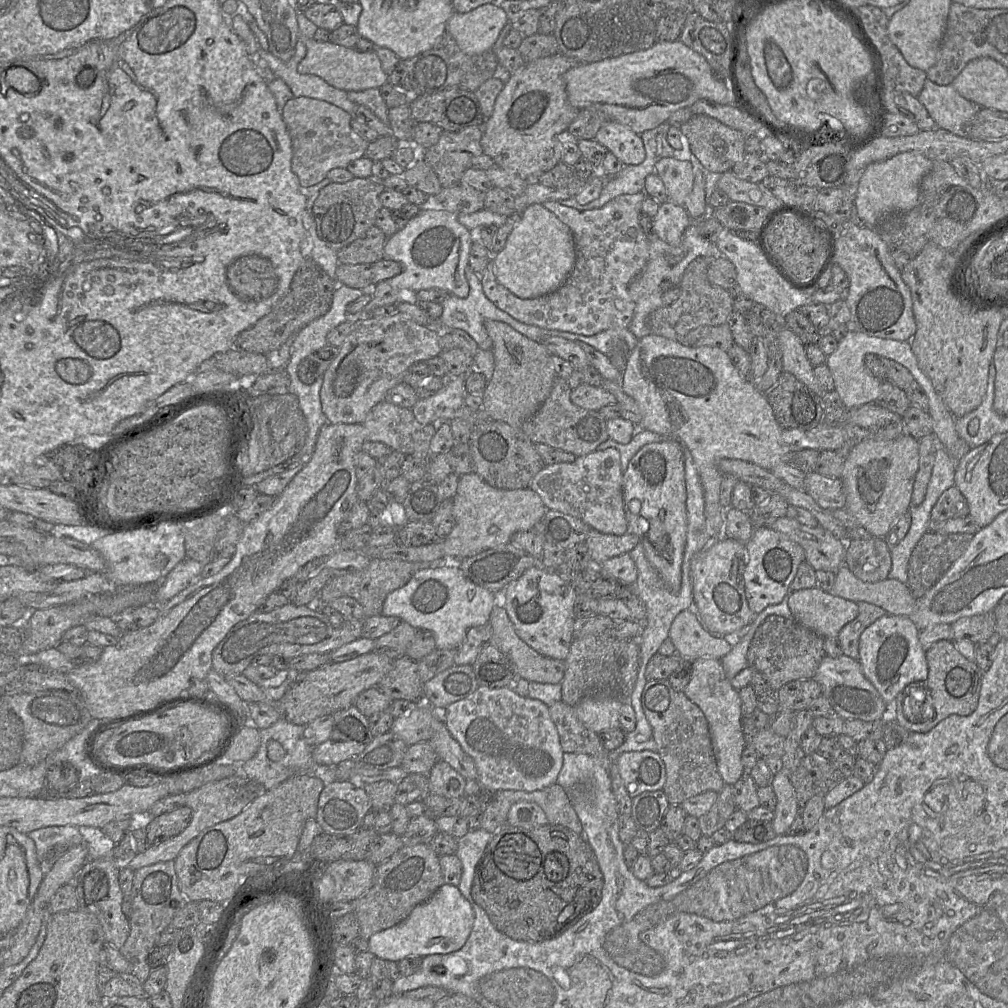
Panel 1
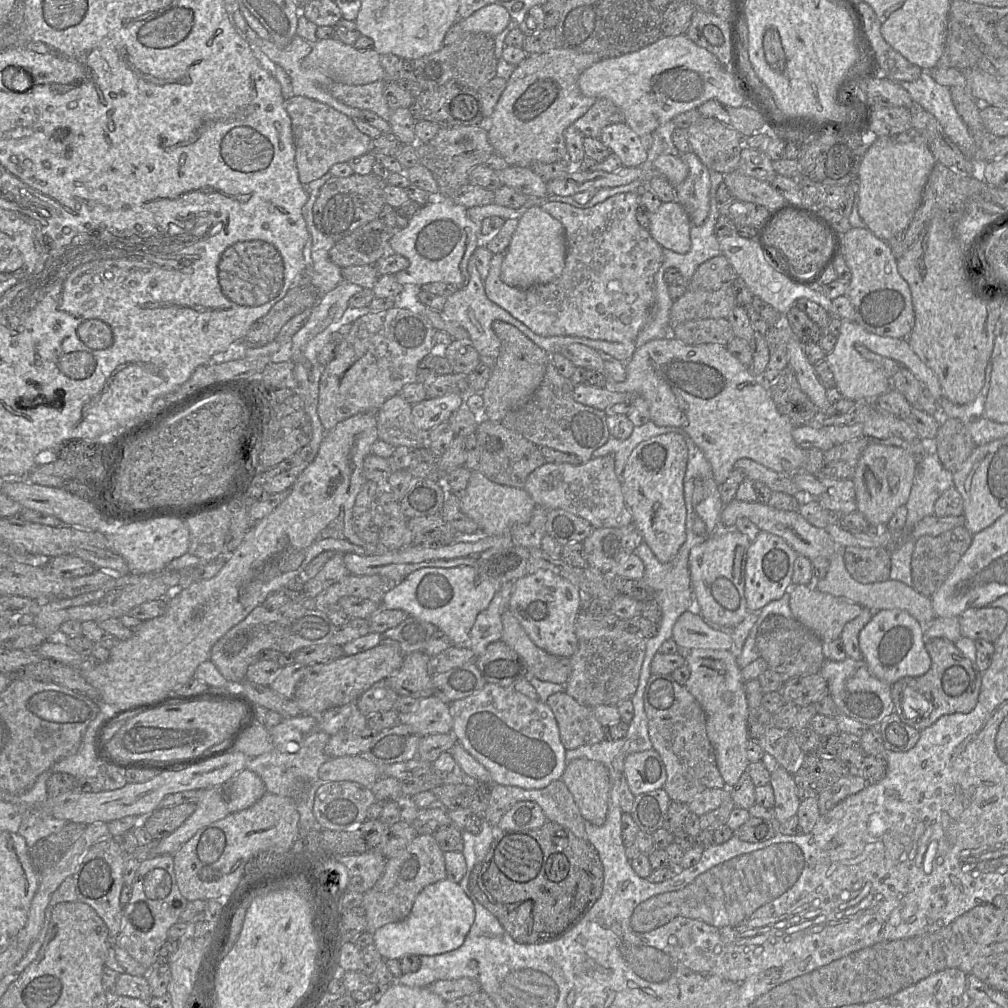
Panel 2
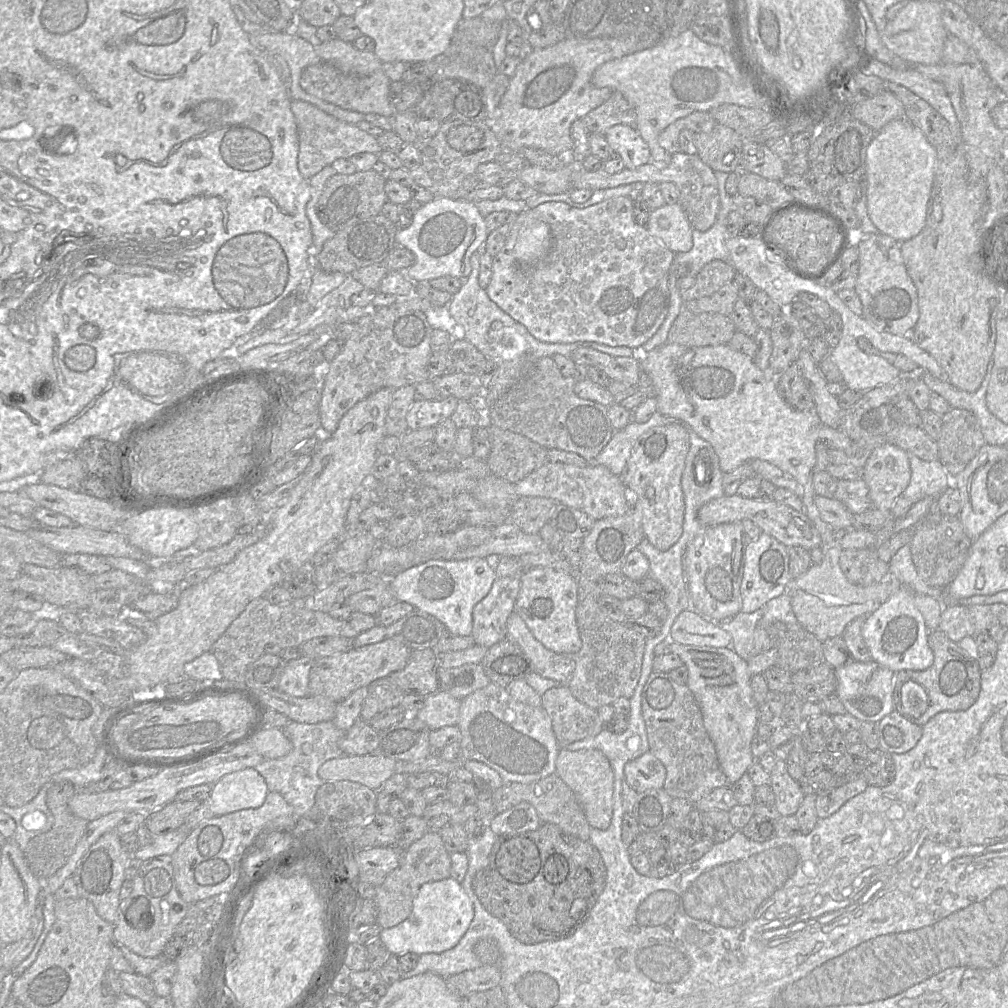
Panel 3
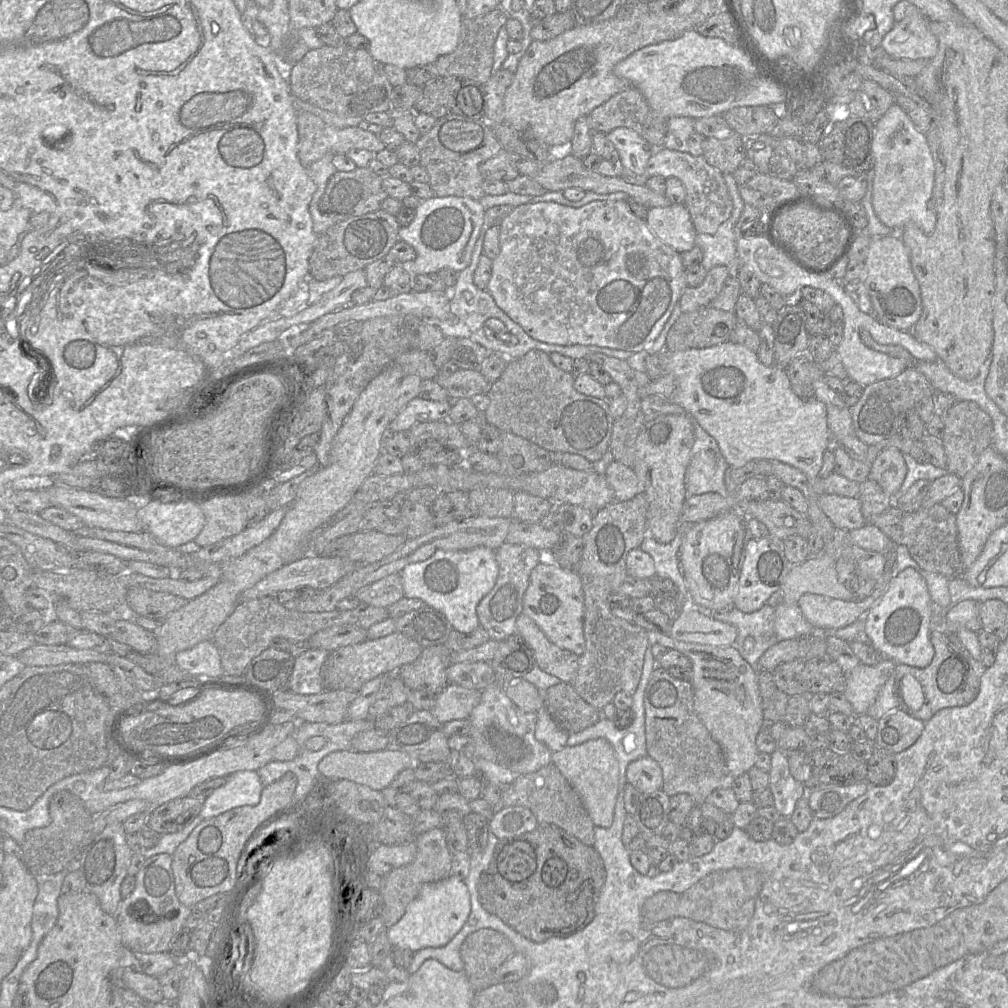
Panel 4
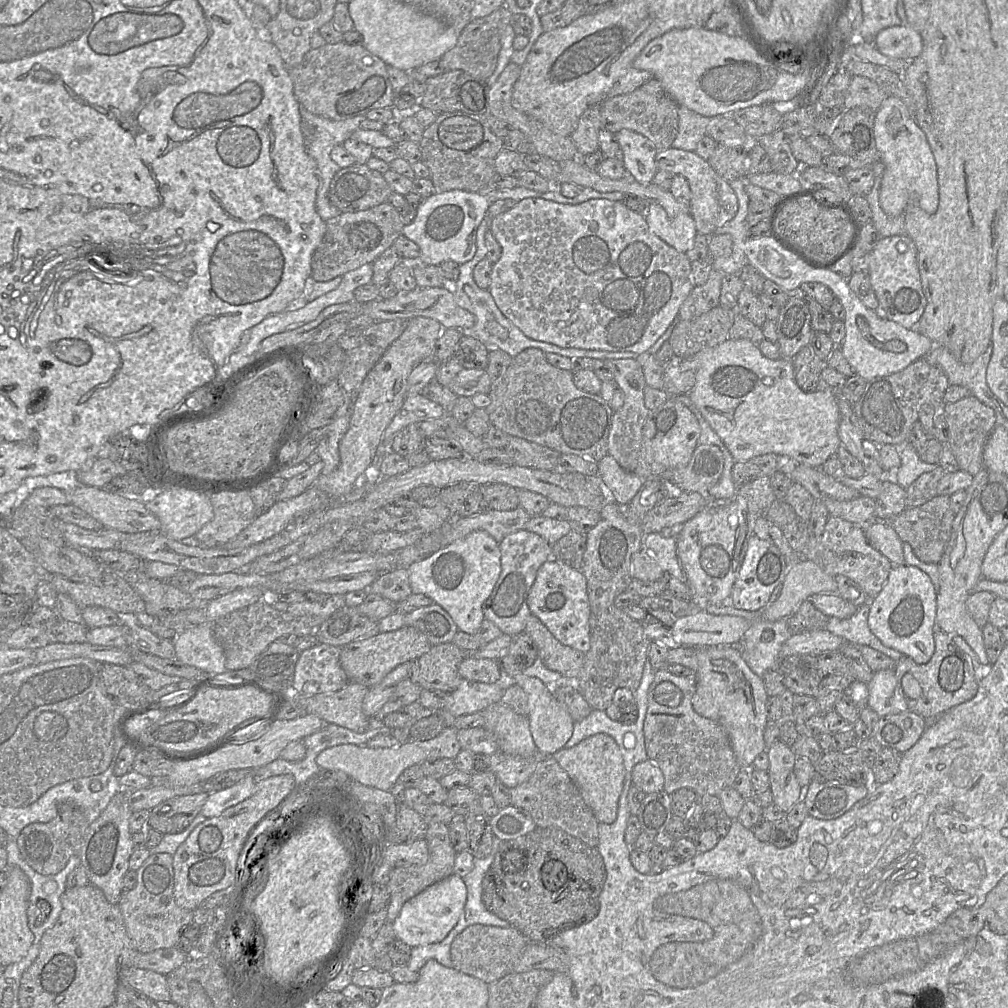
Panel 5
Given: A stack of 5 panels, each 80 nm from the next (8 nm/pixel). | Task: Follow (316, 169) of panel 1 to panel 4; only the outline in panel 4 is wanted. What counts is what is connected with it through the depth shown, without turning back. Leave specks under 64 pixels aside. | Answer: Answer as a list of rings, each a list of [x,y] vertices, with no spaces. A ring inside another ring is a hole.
[[[303,110],[297,111],[298,129],[298,157],[302,166],[308,169],[314,162],[320,160],[327,153],[346,154],[353,149],[369,150],[377,153],[385,149],[385,145],[378,135],[363,130],[358,126],[337,128],[325,123],[320,117]]]

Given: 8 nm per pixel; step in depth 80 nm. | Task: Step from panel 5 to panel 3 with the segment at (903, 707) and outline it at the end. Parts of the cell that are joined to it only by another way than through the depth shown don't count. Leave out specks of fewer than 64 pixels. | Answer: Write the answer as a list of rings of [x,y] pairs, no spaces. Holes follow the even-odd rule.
[[[851,661],[835,668],[838,681],[836,694],[848,714],[860,721],[878,723],[886,715],[894,711],[894,678],[895,673],[875,661]]]

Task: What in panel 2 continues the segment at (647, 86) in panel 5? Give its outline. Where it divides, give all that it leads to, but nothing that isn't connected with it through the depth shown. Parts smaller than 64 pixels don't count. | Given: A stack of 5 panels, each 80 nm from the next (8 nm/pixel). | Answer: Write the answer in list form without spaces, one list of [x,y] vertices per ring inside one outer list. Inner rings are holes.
[[[597,99],[595,104],[573,126],[586,138],[599,139],[602,130],[611,124],[624,123],[622,110],[608,99]]]

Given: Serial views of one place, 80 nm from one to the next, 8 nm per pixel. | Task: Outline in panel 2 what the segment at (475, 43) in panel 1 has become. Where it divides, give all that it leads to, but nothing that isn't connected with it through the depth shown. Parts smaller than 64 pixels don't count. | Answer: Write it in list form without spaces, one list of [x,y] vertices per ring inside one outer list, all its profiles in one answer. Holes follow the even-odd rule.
[[[496,3],[481,8],[468,18],[458,19],[458,22],[467,32],[496,37],[511,23],[511,17],[505,7]]]

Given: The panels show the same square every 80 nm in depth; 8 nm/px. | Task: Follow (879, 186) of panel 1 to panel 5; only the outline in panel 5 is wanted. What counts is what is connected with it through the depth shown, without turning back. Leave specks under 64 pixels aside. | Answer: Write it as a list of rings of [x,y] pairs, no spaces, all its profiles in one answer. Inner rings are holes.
[[[887,97],[876,111],[874,138],[880,160],[884,165],[879,202],[888,216],[902,215],[910,199],[917,198],[919,207],[929,215],[934,214],[939,206],[937,166],[925,133],[918,126],[908,106],[898,97]]]

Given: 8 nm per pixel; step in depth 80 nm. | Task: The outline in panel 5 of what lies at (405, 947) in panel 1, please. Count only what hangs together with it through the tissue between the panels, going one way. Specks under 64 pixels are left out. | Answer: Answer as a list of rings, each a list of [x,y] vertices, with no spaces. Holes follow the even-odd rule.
[[[456,874],[434,883],[404,903],[392,922],[397,940],[410,947],[442,941],[457,924],[467,900],[467,888]]]

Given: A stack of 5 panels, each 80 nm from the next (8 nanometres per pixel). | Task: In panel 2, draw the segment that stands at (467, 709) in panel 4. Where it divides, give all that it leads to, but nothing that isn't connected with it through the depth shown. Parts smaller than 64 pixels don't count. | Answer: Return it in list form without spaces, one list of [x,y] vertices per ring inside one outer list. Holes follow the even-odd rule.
[[[434,695],[419,700],[417,709],[401,714],[399,722],[410,725],[421,737],[452,732],[453,718],[449,704]]]

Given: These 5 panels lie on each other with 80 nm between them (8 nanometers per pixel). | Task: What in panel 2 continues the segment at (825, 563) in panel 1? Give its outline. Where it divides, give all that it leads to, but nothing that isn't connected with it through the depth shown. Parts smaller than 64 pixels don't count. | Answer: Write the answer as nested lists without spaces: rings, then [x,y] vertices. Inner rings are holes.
[[[734,499],[723,506],[720,525],[724,528],[733,528],[739,518],[748,518],[760,531],[766,531],[783,538],[798,555],[803,555],[810,560],[817,557],[830,559],[838,549],[841,549],[825,529],[813,526],[798,511],[778,510],[768,504],[759,502],[749,503]]]

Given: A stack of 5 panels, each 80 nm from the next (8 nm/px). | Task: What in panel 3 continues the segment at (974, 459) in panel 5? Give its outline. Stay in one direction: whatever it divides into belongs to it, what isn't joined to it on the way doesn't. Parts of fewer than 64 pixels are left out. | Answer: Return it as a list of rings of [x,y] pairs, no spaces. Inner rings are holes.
[[[951,408],[942,416],[938,458],[951,478],[961,473],[986,444],[976,416],[965,409]]]

